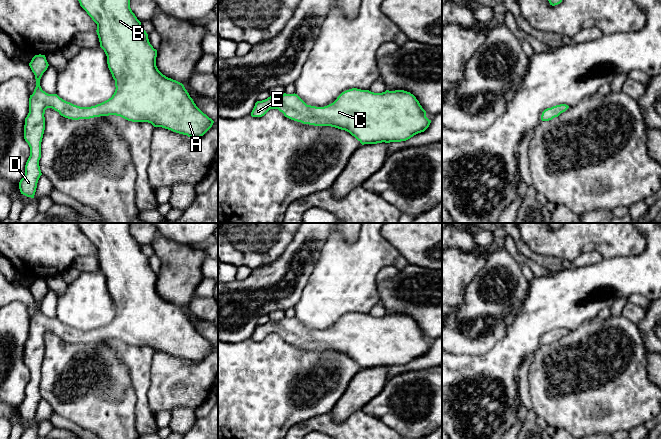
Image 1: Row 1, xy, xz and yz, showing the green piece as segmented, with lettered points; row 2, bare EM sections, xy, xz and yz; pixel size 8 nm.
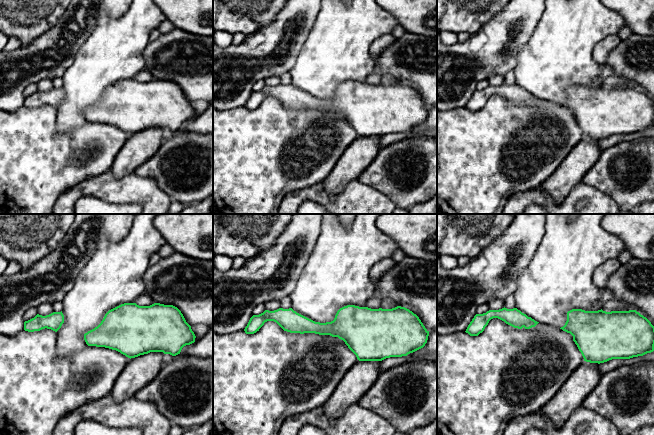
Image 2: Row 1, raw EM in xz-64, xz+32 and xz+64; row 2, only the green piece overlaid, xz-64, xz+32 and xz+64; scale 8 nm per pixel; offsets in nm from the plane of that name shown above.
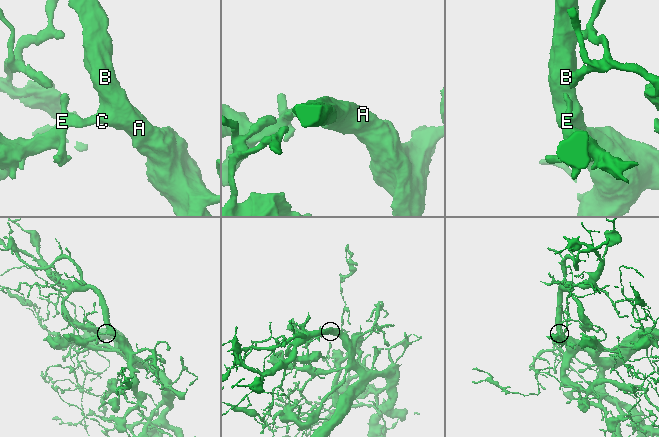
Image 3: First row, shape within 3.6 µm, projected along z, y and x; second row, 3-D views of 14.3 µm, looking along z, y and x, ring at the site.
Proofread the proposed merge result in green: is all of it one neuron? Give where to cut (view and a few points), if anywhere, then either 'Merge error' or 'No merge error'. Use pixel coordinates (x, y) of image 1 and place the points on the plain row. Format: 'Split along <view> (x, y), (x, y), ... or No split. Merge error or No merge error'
No split. No merge error

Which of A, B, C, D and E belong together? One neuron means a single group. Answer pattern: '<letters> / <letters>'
A B C D E

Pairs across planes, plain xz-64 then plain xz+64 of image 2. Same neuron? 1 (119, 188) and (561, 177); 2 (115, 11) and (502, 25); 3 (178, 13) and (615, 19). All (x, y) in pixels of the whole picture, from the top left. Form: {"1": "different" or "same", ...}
{"1": "different", "2": "same", "3": "different"}

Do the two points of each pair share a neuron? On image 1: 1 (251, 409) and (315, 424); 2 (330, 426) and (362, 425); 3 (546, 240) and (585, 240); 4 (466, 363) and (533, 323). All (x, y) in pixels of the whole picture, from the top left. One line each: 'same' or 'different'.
1: different
2: same
3: same
4: same

